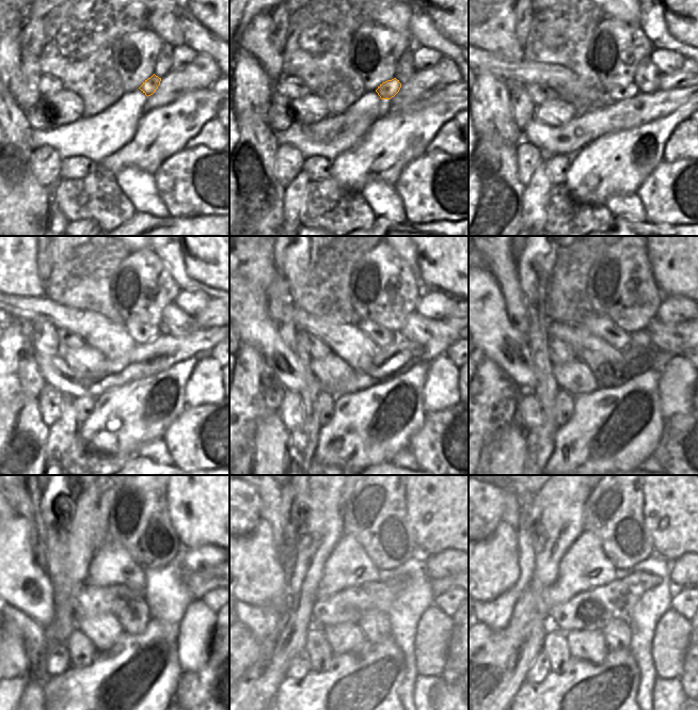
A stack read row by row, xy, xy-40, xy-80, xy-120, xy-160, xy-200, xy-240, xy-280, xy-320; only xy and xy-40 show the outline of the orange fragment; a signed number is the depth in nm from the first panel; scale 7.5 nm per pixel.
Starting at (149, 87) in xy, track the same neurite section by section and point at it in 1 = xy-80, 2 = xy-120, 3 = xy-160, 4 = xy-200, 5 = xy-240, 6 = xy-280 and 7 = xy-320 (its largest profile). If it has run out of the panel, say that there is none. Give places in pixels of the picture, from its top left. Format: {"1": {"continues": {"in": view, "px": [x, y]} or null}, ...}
{"1": {"continues": {"in": "xy-80", "px": [617, 93]}}, "2": {"continues": {"in": "xy-120", "px": [140, 333]}}, "3": {"continues": {"in": "xy-160", "px": [380, 336]}}, "4": {"continues": {"in": "xy-200", "px": [601, 327]}}, "5": {"continues": {"in": "xy-240", "px": [111, 565]}}, "6": {"continues": {"in": "xy-280", "px": [348, 566]}}, "7": {"continues": {"in": "xy-320", "px": [585, 566]}}}

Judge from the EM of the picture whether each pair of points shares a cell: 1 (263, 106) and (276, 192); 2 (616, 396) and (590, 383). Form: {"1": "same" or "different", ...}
{"1": "different", "2": "different"}

